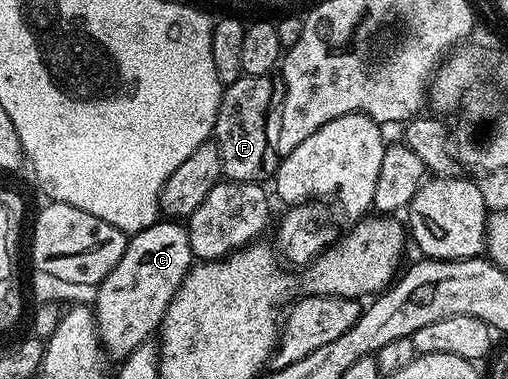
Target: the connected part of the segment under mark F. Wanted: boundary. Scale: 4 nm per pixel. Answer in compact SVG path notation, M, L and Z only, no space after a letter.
M244 74L236 82L225 85L212 133L220 150L222 175L225 179L235 182L266 182L278 171L280 157L277 151L272 150L271 133L266 133L266 115L275 111L279 92L279 85L273 75Z

